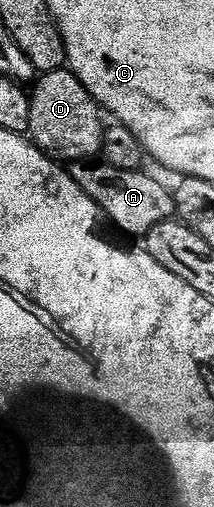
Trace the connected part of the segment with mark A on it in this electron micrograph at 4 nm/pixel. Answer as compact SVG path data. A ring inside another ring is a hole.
M91 159L74 160L67 170L75 183L95 201L102 216L129 235L144 237L152 227L159 225L159 221L174 218L172 190L164 187L155 176L148 175L148 170L115 169L115 165Z

